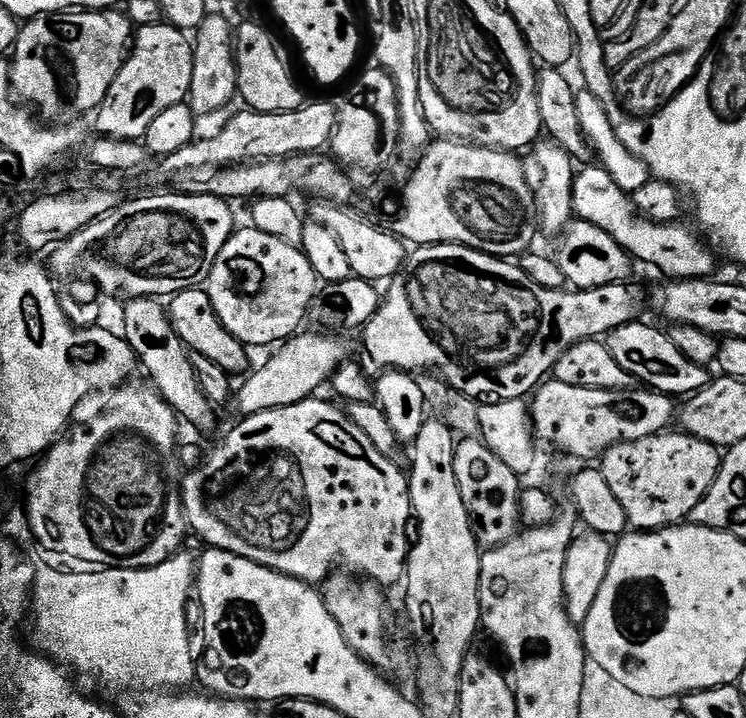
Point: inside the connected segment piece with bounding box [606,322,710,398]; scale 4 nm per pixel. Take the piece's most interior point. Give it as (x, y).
(642, 351)

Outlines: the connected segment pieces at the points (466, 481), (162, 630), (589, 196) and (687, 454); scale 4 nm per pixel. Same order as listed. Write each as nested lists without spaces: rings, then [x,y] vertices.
[[[464,438],[457,443],[454,454],[454,474],[458,474],[458,490],[462,490],[462,502],[474,521],[476,538],[484,546],[504,544],[517,535],[521,527],[520,493],[521,477],[498,454],[494,454],[479,438]]]
[[[181,550],[166,562],[149,568],[105,568],[80,570],[84,572],[63,572],[60,568],[40,568],[30,593],[30,624],[36,631],[39,651],[47,654],[53,661],[73,664],[80,672],[97,676],[108,688],[160,688],[156,690],[184,690],[196,676],[196,660],[192,657],[192,640],[188,637],[188,599],[193,599],[196,582],[197,561],[192,560],[188,550]]]
[[[581,167],[577,171],[576,181],[572,183],[572,211],[575,219],[585,220],[606,230],[606,234],[610,234],[614,242],[618,242],[628,251],[633,261],[640,263],[641,260],[642,263],[665,272],[672,280],[708,278],[715,273],[712,271],[716,268],[717,253],[709,247],[699,231],[691,232],[684,222],[656,224],[653,220],[641,218],[632,205],[631,195],[616,185],[605,168]]]
[[[668,430],[658,436],[647,436],[641,440],[615,444],[604,453],[598,467],[606,478],[606,483],[610,485],[610,490],[614,490],[618,502],[622,502],[622,510],[626,510],[629,525],[636,530],[655,530],[670,528],[673,524],[687,521],[691,517],[694,506],[714,482],[721,459],[721,449],[715,444],[699,440],[679,430]]]

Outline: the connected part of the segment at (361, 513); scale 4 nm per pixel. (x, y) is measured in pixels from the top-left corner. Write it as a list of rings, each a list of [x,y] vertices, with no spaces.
[[[309,398],[281,408],[271,408],[256,412],[253,416],[245,416],[228,432],[224,444],[220,444],[212,453],[205,455],[201,459],[197,468],[185,471],[179,481],[180,500],[184,504],[184,519],[187,520],[189,529],[193,533],[197,532],[208,548],[221,548],[230,554],[238,554],[242,558],[250,558],[262,566],[272,568],[276,572],[281,572],[287,576],[293,576],[295,580],[303,580],[305,584],[313,586],[333,575],[332,564],[345,564],[345,569],[356,574],[363,574],[367,579],[376,581],[381,586],[396,584],[405,579],[408,567],[408,554],[410,551],[410,532],[408,536],[408,523],[413,523],[412,503],[410,502],[410,490],[408,489],[407,475],[400,472],[400,464],[394,460],[382,458],[370,442],[370,438],[348,416],[343,407],[335,408],[332,404],[327,404],[321,398]]]

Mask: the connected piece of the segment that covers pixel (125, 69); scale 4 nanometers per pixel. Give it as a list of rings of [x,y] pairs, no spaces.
[[[167,22],[136,28],[124,65],[95,113],[97,133],[115,140],[143,141],[150,122],[162,110],[187,101],[193,74],[194,44],[185,33]]]

